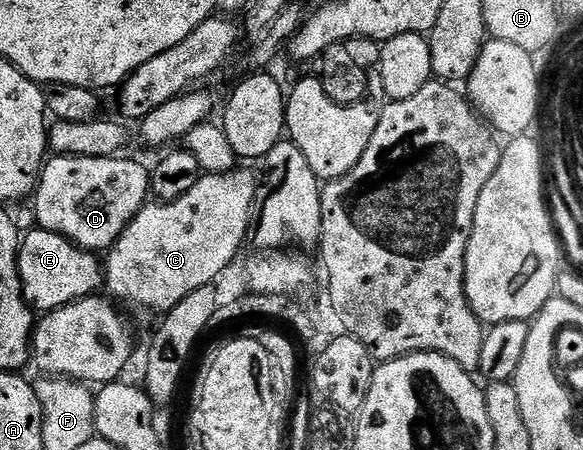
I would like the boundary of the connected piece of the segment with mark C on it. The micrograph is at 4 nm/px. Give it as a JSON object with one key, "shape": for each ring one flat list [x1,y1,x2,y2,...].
{"shape":[[235,168,228,174,203,173,196,184,179,199,171,202,154,200,143,206,105,255,104,286,107,291,110,289,109,297,115,303,123,307,131,306,142,314,164,316,176,308,184,296,196,292,196,288,217,283,217,278,233,264,242,245,248,242,259,185,259,175,257,178,252,171,241,168]]}

